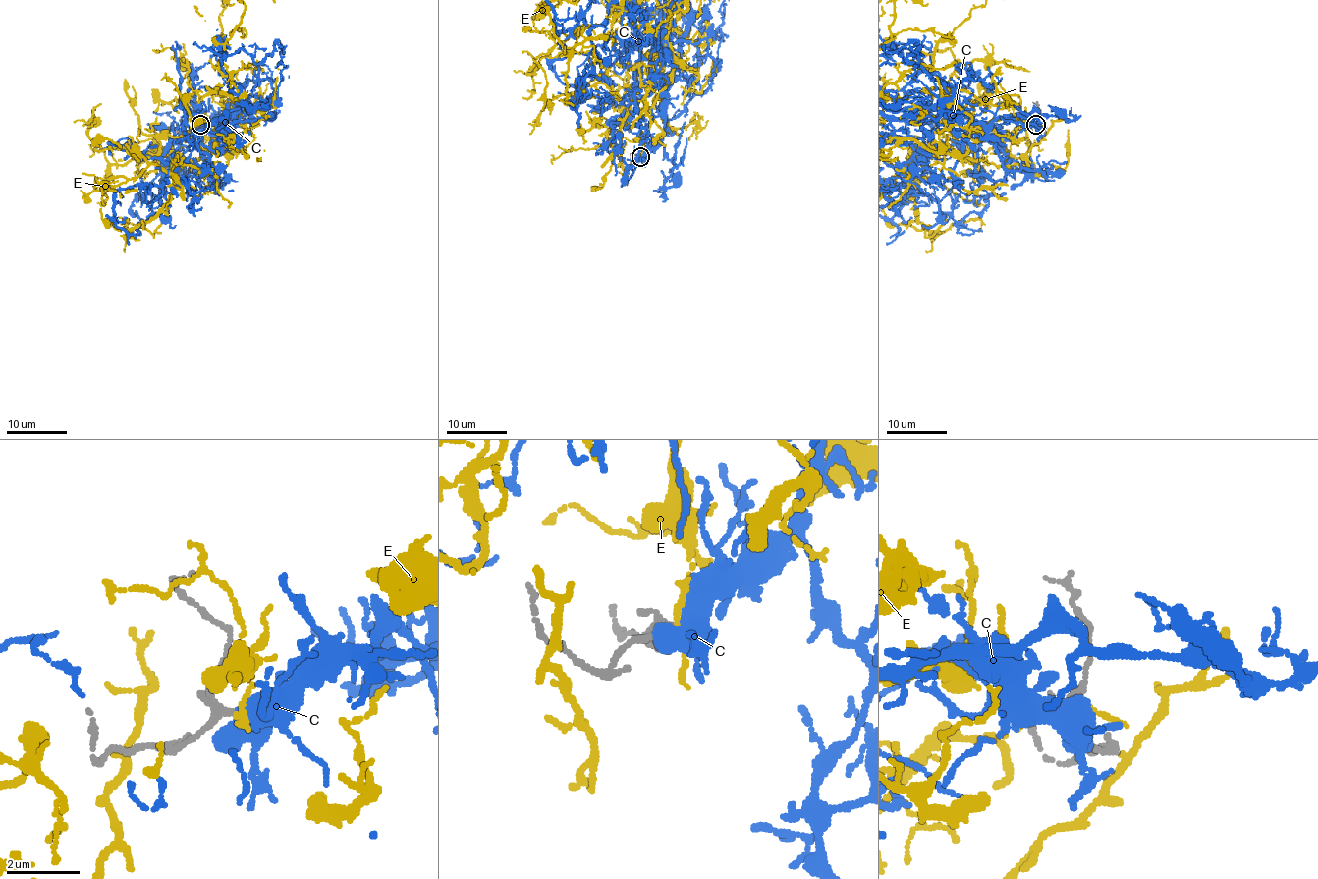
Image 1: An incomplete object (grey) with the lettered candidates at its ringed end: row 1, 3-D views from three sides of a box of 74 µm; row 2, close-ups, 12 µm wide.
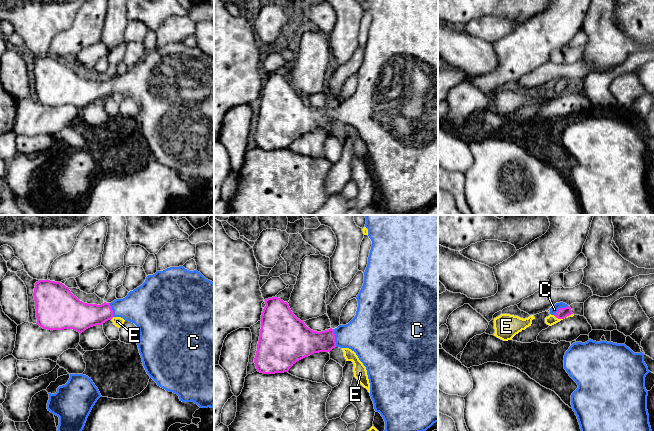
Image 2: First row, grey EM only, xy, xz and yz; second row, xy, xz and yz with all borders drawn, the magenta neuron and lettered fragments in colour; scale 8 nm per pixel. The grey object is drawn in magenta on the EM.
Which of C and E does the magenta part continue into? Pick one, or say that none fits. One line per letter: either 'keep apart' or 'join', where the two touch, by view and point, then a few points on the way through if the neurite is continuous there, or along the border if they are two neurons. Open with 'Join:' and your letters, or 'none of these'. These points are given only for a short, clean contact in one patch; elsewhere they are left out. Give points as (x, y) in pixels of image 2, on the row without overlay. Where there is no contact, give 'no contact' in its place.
Join: C
C: join | xz (334, 114) | across xz (303, 117), (325, 117), (334, 114), (365, 111)
E: keep apart | yz (562, 94) | along yz (572, 89), (563, 94), (556, 94), (553, 91)

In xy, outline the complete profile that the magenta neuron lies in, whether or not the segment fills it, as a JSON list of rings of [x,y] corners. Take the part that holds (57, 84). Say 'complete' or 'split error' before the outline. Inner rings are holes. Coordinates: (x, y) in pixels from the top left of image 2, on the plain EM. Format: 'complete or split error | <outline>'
split error | [[[183,42],[170,43],[148,51],[145,58],[130,67],[123,75],[101,81],[87,80],[74,72],[60,58],[39,56],[35,59],[34,76],[37,99],[47,106],[73,105],[80,110],[86,105],[102,101],[113,93],[121,93],[134,99],[140,109],[137,119],[143,142],[158,162],[179,172],[182,178],[194,178],[200,184],[214,183],[214,59],[197,46],[189,47]]]

